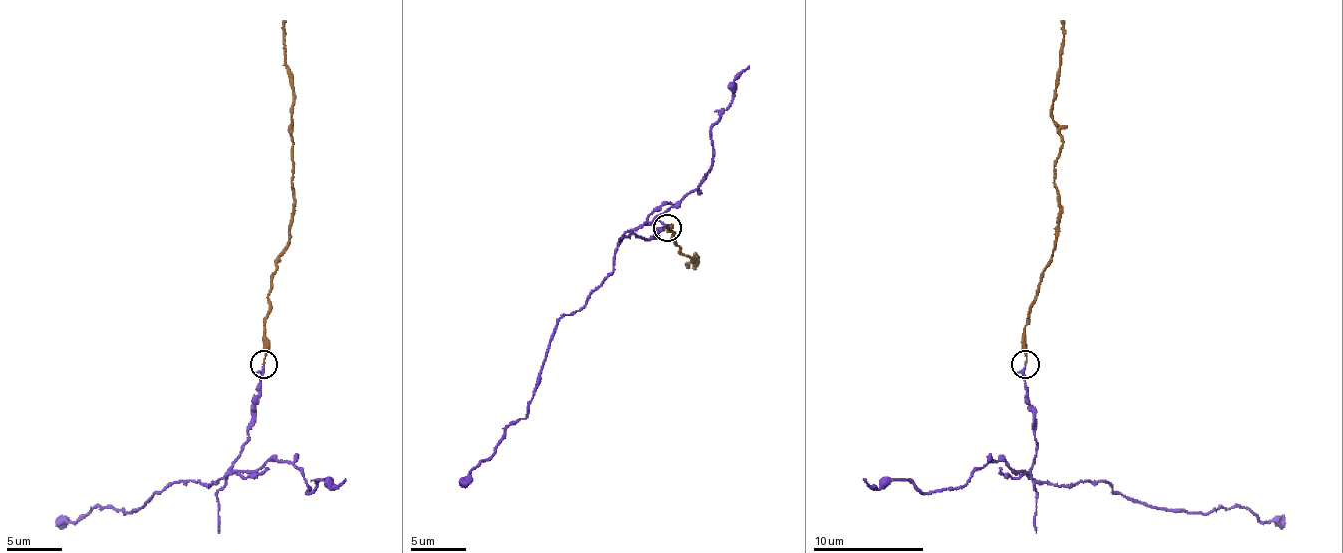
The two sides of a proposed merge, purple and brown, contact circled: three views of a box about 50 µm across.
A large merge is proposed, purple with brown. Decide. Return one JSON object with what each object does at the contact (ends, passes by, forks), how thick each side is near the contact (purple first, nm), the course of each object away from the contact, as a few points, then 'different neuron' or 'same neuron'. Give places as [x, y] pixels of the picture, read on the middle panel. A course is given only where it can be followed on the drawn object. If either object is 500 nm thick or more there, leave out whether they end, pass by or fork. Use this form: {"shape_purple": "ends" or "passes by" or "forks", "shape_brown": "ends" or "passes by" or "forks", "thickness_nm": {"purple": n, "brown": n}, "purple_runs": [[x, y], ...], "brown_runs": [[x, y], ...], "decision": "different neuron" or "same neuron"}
{"shape_purple": "passes by", "shape_brown": "ends", "thickness_nm": {"purple": 140, "brown": 120}, "purple_runs": [[668, 227], [651, 238], [626, 232], [612, 274], [557, 324], [529, 412], [460, 487]], "brown_runs": [[668, 227], [679, 249], [695, 263], [695, 257], [695, 265], [695, 254], [687, 265], [690, 263]], "decision": "different neuron"}

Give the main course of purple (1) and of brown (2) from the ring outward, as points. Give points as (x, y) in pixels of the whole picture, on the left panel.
1: (264, 364), (248, 442), (223, 478), (212, 483), (178, 481), (126, 514), (95, 506), (73, 522), (57, 517)
2: (264, 364), (264, 317), (275, 262), (289, 240), (292, 220), (292, 99), (284, 46), (286, 21)

